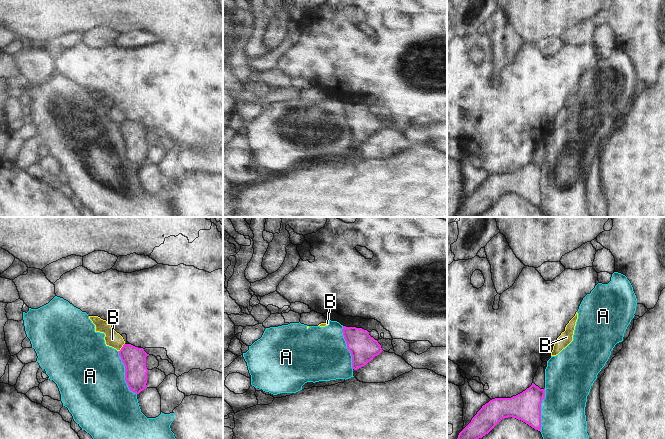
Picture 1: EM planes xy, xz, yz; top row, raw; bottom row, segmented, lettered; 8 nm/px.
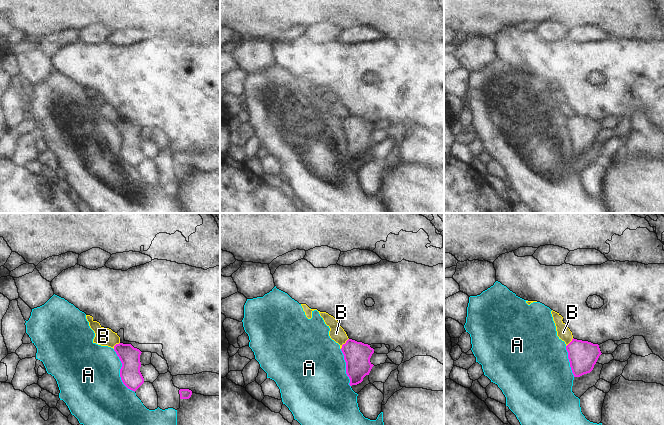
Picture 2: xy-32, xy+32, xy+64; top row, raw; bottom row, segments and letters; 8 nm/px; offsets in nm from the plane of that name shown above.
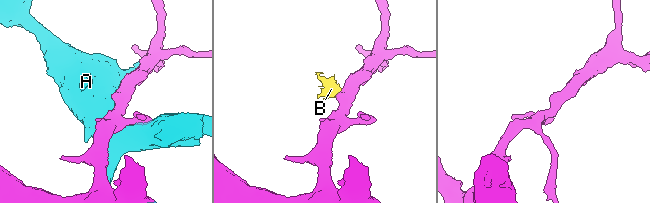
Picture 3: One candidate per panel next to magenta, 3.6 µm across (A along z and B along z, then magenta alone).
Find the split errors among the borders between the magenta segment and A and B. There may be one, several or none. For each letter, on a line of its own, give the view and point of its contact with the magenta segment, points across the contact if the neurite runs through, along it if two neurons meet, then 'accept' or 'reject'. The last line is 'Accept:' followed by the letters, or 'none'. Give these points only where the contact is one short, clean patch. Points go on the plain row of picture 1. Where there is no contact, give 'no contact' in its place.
A: xy (125, 150) | reject
B: xy (122, 123) | along xy (124, 119), (119, 127) | reject
Accept: none

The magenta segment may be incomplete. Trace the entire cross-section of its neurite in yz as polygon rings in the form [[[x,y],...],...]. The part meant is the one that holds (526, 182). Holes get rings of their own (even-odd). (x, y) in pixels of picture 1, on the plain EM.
[[[534,159],[522,169],[511,174],[495,174],[482,182],[471,198],[459,209],[456,217],[476,217],[488,210],[502,195],[512,193],[521,196],[541,207],[541,179],[545,174],[545,164],[540,165]]]

